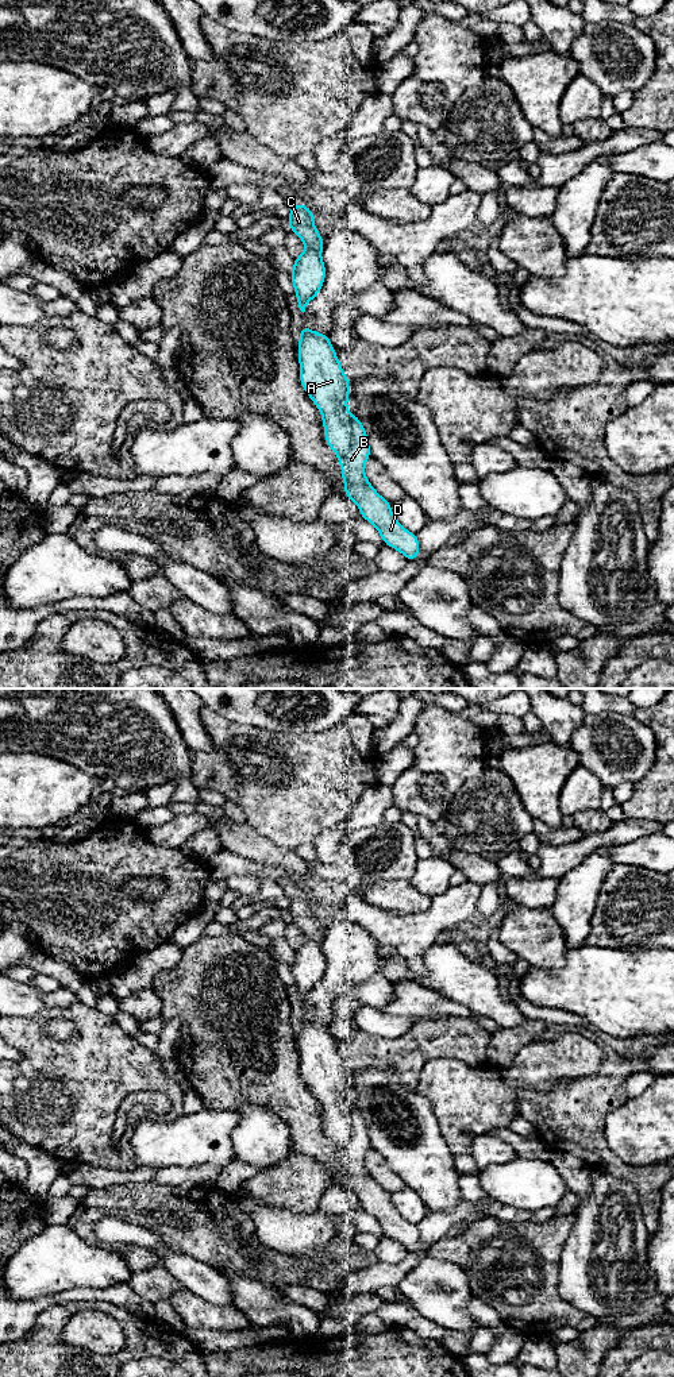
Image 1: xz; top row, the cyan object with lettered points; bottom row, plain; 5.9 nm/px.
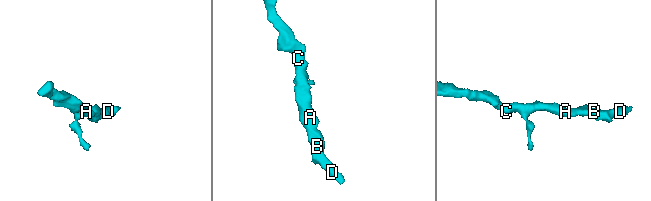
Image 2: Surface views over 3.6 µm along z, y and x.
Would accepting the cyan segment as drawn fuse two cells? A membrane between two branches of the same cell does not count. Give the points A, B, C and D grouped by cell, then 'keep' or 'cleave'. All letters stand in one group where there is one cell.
groups A B C D; keep

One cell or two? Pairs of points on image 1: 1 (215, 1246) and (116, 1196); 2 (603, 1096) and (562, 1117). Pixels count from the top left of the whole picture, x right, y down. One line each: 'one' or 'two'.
1: one
2: one

